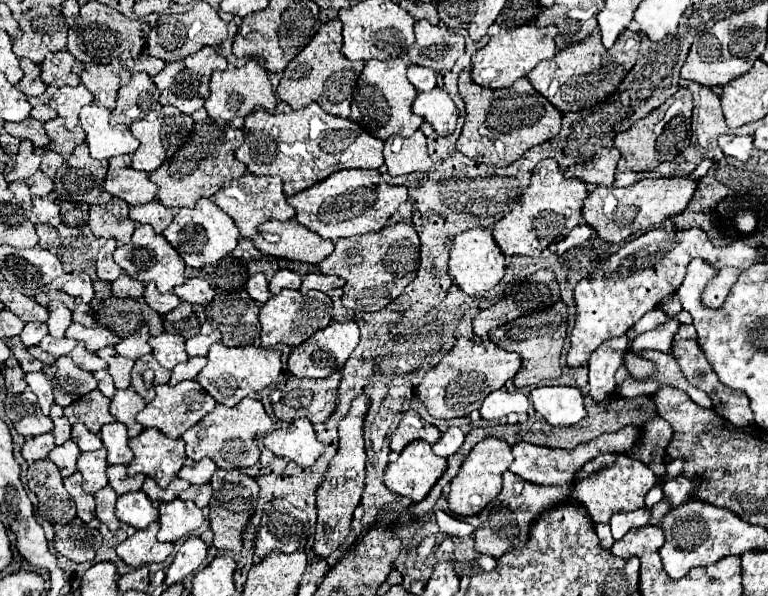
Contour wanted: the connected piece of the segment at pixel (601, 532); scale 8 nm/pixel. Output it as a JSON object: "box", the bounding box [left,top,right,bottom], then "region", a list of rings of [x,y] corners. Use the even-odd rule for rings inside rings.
{"box":[595,524,613,550],"region":[[[595,524],[595,532],[597,532],[597,536],[599,536],[599,544],[601,544],[601,548],[609,550],[611,544],[613,544],[613,538],[611,538],[611,530],[609,530],[609,526],[605,526],[605,524]]]}

